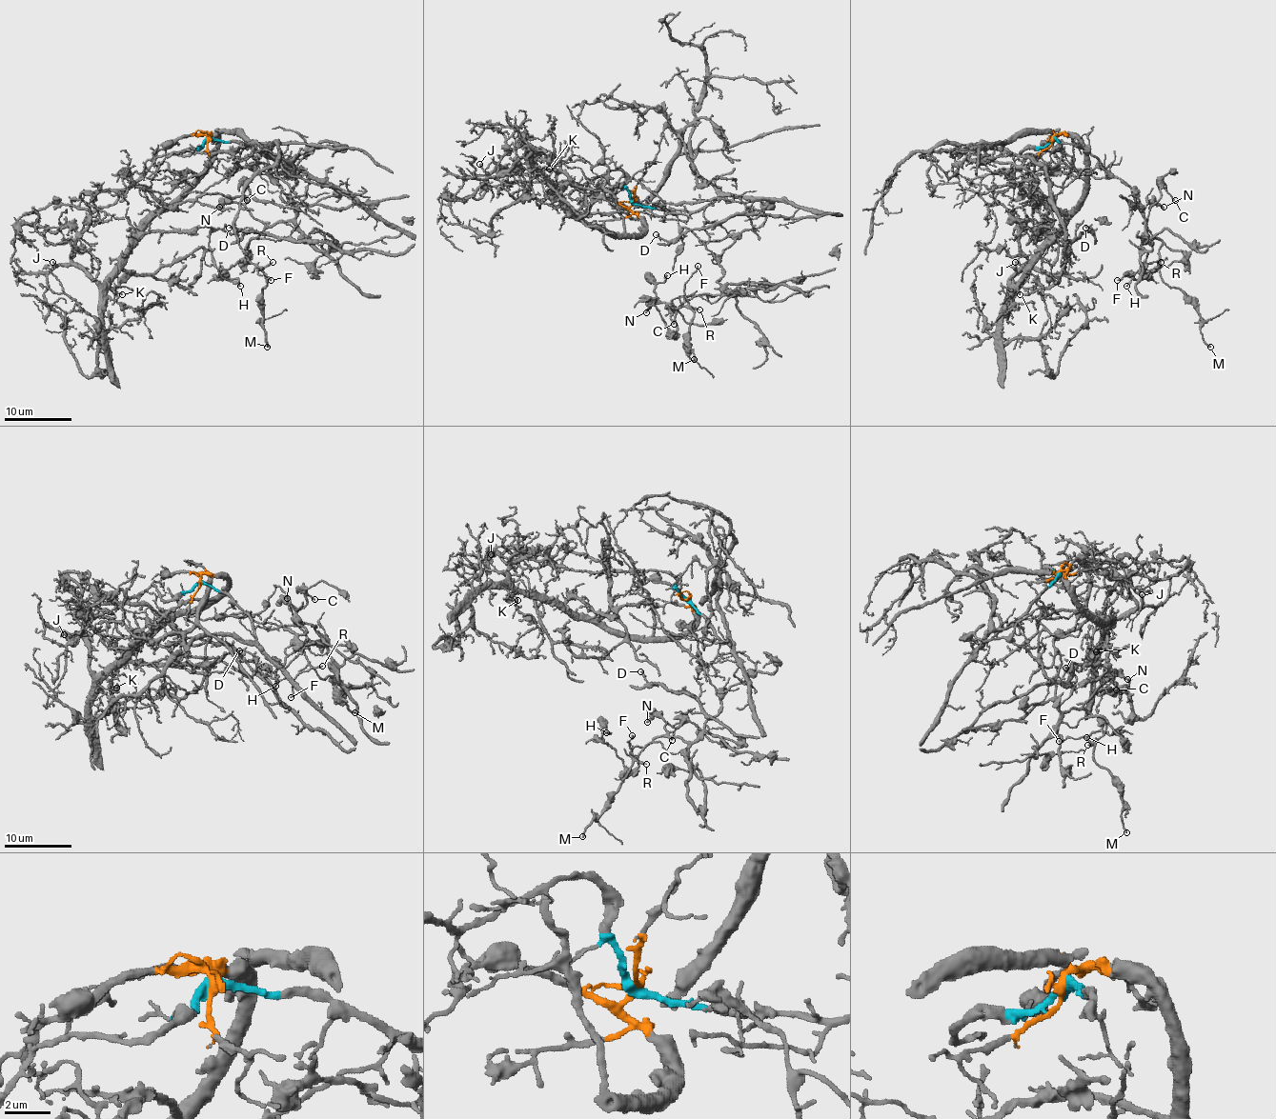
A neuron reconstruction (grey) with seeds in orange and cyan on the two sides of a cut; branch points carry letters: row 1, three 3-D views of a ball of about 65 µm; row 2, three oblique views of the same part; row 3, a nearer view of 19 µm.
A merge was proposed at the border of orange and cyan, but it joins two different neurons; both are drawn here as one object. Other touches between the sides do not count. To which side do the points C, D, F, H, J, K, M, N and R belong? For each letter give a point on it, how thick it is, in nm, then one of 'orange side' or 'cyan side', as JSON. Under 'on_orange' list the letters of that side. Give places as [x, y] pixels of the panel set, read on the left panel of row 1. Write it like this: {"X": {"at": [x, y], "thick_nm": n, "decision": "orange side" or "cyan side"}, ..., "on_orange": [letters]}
{"C": {"at": [247, 200], "thick_nm": 160, "decision": "cyan side"}, "D": {"at": [229, 228], "thick_nm": 190, "decision": "cyan side"}, "F": {"at": [271, 280], "thick_nm": 180, "decision": "cyan side"}, "H": {"at": [240, 286], "thick_nm": 170, "decision": "cyan side"}, "J": {"at": [52, 262], "thick_nm": 220, "decision": "orange side"}, "K": {"at": [122, 294], "thick_nm": 130, "decision": "orange side"}, "M": {"at": [267, 347], "thick_nm": 200, "decision": "cyan side"}, "N": {"at": [219, 207], "thick_nm": 240, "decision": "cyan side"}, "R": {"at": [273, 262], "thick_nm": 180, "decision": "cyan side"}, "on_orange": ["J", "K"]}

